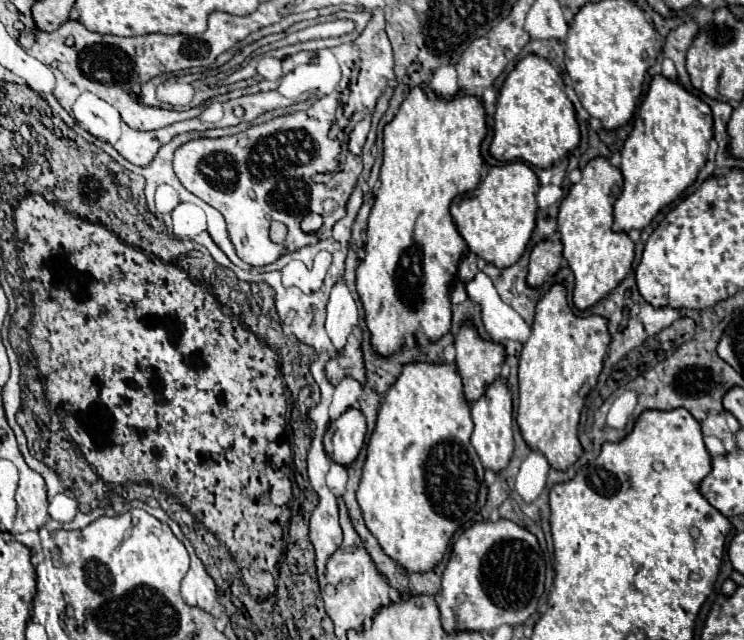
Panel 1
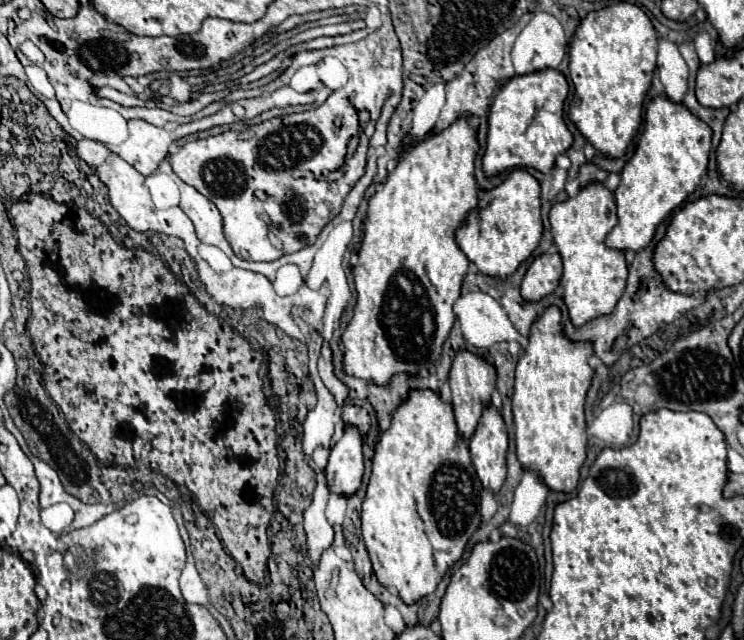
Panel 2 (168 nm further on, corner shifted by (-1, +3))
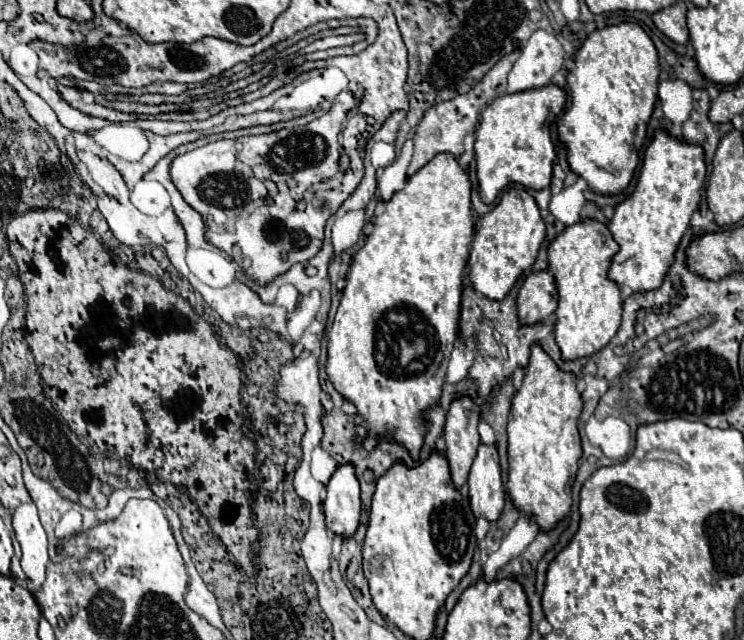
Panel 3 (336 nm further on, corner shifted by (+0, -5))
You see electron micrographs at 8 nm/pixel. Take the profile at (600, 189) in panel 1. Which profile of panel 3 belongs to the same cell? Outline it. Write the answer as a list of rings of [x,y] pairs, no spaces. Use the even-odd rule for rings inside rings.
[[[580,219],[564,227],[548,245],[550,271],[558,285],[556,309],[556,343],[564,359],[578,359],[600,351],[618,331],[622,319],[620,287],[608,279],[612,255],[618,251],[606,223],[596,219]]]

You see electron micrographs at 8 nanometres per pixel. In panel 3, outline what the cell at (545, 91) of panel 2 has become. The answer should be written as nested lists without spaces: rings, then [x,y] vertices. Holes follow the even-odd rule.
[[[550,83],[534,91],[502,95],[482,111],[474,151],[480,181],[480,197],[484,203],[492,203],[496,195],[512,183],[530,189],[544,189],[550,185],[552,165],[556,159],[556,145],[552,141],[550,127],[556,115],[564,109],[564,103],[564,89]]]

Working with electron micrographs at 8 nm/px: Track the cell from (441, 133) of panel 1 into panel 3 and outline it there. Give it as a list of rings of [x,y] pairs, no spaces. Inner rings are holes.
[[[438,153],[420,171],[416,171],[412,177],[406,179],[404,189],[394,193],[392,199],[384,203],[384,211],[378,217],[374,217],[374,229],[368,235],[366,245],[356,253],[356,257],[354,257],[354,261],[350,265],[350,273],[348,273],[348,279],[346,279],[346,287],[344,287],[340,305],[338,305],[338,313],[334,317],[332,331],[328,333],[328,363],[326,363],[326,371],[328,371],[328,377],[330,377],[332,385],[336,387],[336,391],[342,393],[348,401],[352,401],[358,407],[360,417],[364,419],[364,431],[366,433],[378,431],[382,437],[390,435],[394,441],[406,445],[414,459],[418,459],[418,453],[420,453],[420,447],[422,447],[422,437],[424,437],[426,427],[428,427],[422,421],[420,413],[440,399],[440,391],[442,391],[442,383],[444,383],[450,351],[452,351],[452,345],[454,345],[454,341],[458,337],[462,273],[464,273],[464,267],[466,267],[466,259],[468,259],[468,251],[470,251],[470,243],[472,243],[472,233],[474,233],[470,189],[472,189],[472,183],[470,183],[468,171],[460,165],[458,157],[454,157],[452,153]]]

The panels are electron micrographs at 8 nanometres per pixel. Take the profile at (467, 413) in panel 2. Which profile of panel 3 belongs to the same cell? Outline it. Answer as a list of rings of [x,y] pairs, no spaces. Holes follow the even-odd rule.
[[[470,395],[456,397],[446,413],[446,425],[444,425],[446,457],[450,463],[454,485],[458,489],[466,483],[470,465],[480,445],[480,435],[478,435],[480,415],[482,407],[476,405]]]

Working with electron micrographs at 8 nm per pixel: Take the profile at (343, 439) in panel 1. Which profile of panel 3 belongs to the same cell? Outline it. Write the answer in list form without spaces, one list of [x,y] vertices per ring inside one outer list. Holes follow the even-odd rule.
[[[342,463],[326,485],[324,499],[326,527],[346,537],[352,535],[360,521],[360,483],[354,463]]]

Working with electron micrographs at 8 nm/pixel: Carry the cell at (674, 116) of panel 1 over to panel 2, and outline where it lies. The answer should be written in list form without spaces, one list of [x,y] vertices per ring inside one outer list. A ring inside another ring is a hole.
[[[655,97],[647,105],[645,127],[643,127],[643,133],[639,137],[635,155],[629,159],[629,163],[621,171],[621,183],[619,183],[619,187],[615,191],[619,223],[609,233],[607,247],[623,251],[623,253],[625,251],[633,251],[633,253],[643,251],[651,243],[657,227],[665,221],[665,217],[671,211],[675,211],[677,207],[681,207],[691,193],[695,193],[701,177],[707,171],[709,151],[711,151],[711,129],[701,119],[691,115],[685,105],[673,103],[667,97]]]

